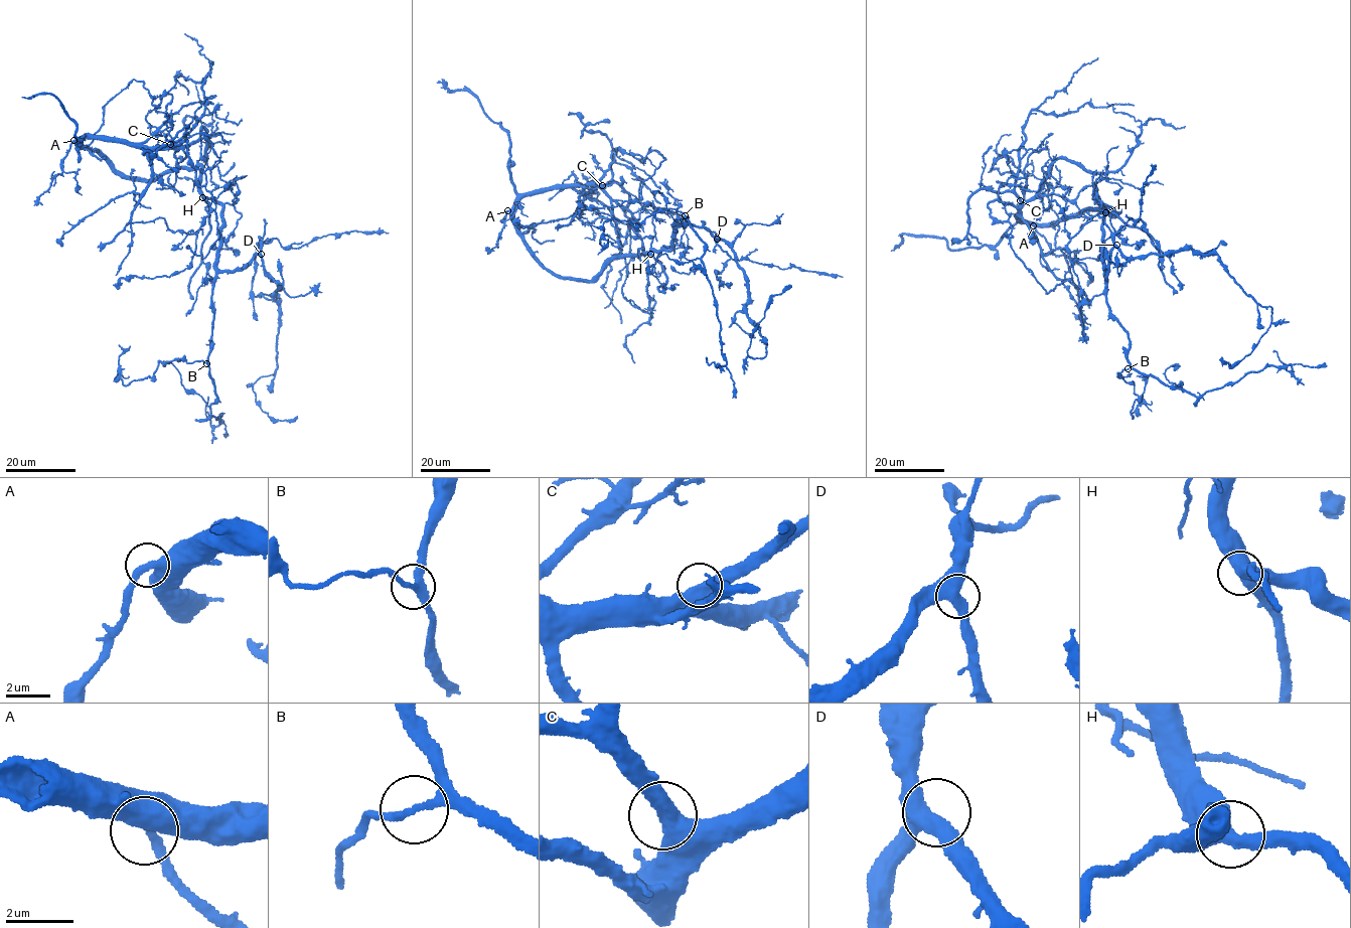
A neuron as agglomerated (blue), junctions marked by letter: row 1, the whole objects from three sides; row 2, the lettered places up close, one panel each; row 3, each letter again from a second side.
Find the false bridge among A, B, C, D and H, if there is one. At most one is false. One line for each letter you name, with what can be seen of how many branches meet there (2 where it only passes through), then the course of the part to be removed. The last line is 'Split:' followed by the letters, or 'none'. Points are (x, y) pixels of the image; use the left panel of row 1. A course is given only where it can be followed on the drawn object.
Split: none

